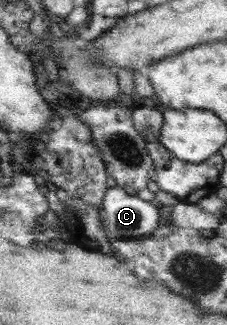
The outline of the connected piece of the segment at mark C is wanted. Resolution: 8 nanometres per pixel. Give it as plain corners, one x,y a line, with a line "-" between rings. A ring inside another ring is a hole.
114,186
104,198
105,226
118,240
149,236
160,225
160,206

